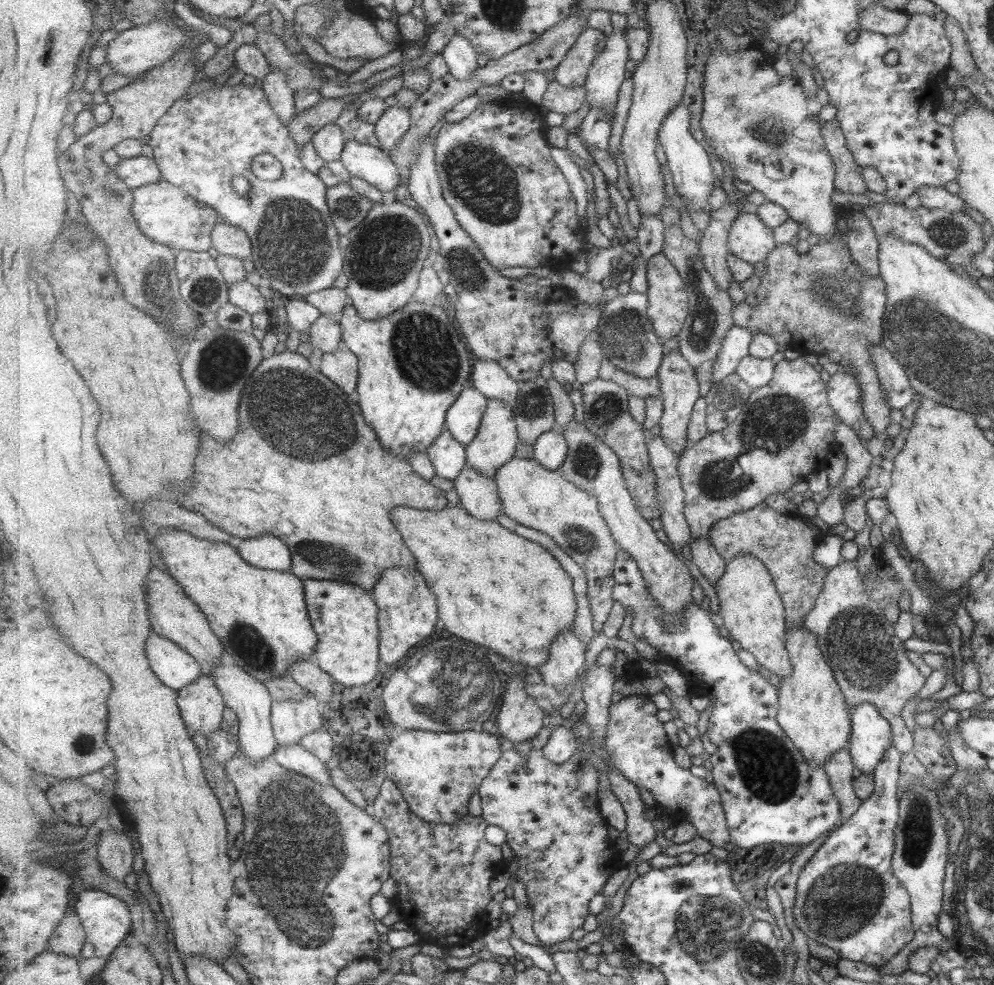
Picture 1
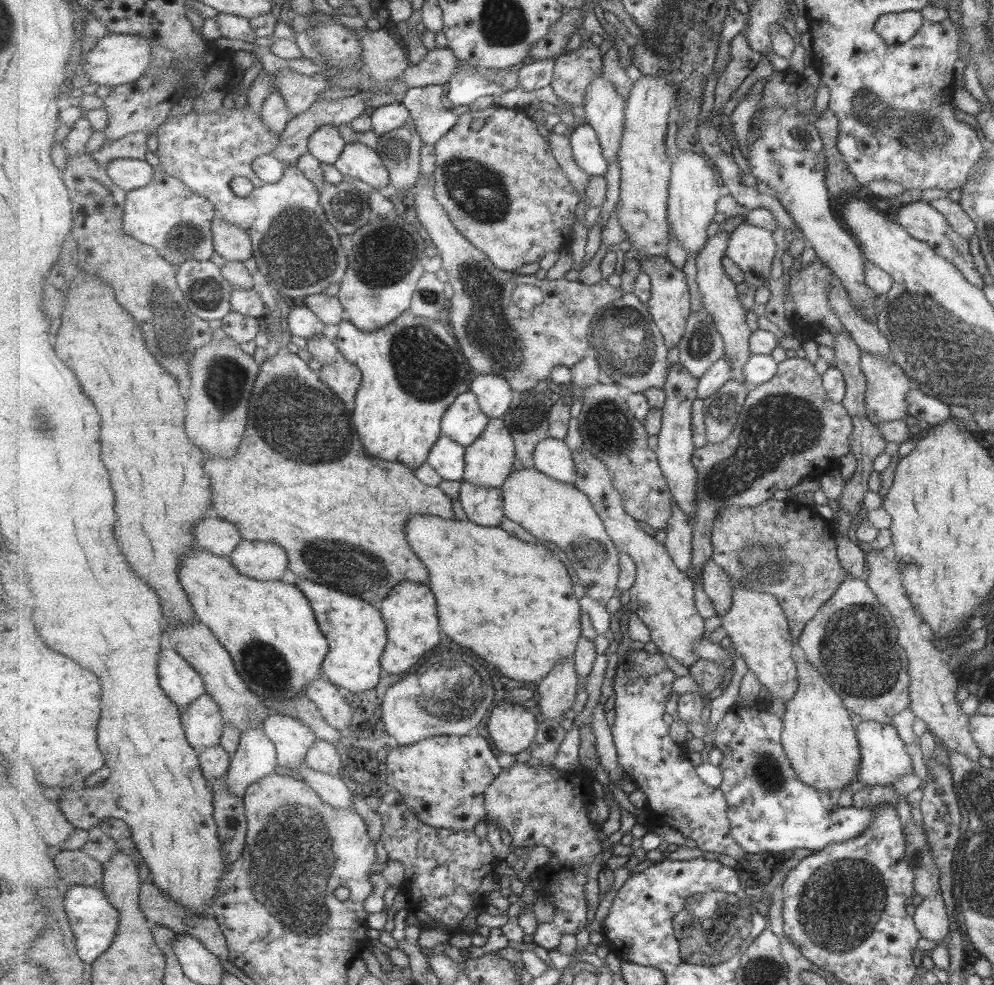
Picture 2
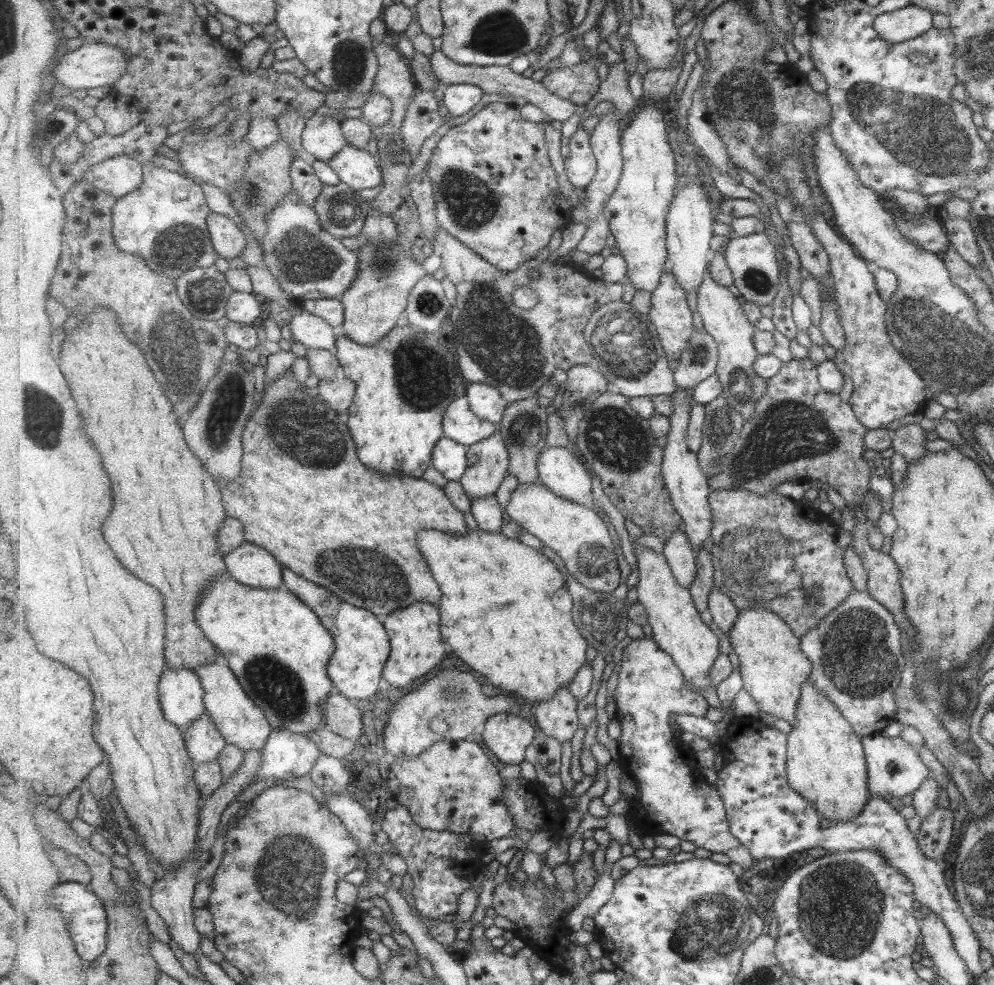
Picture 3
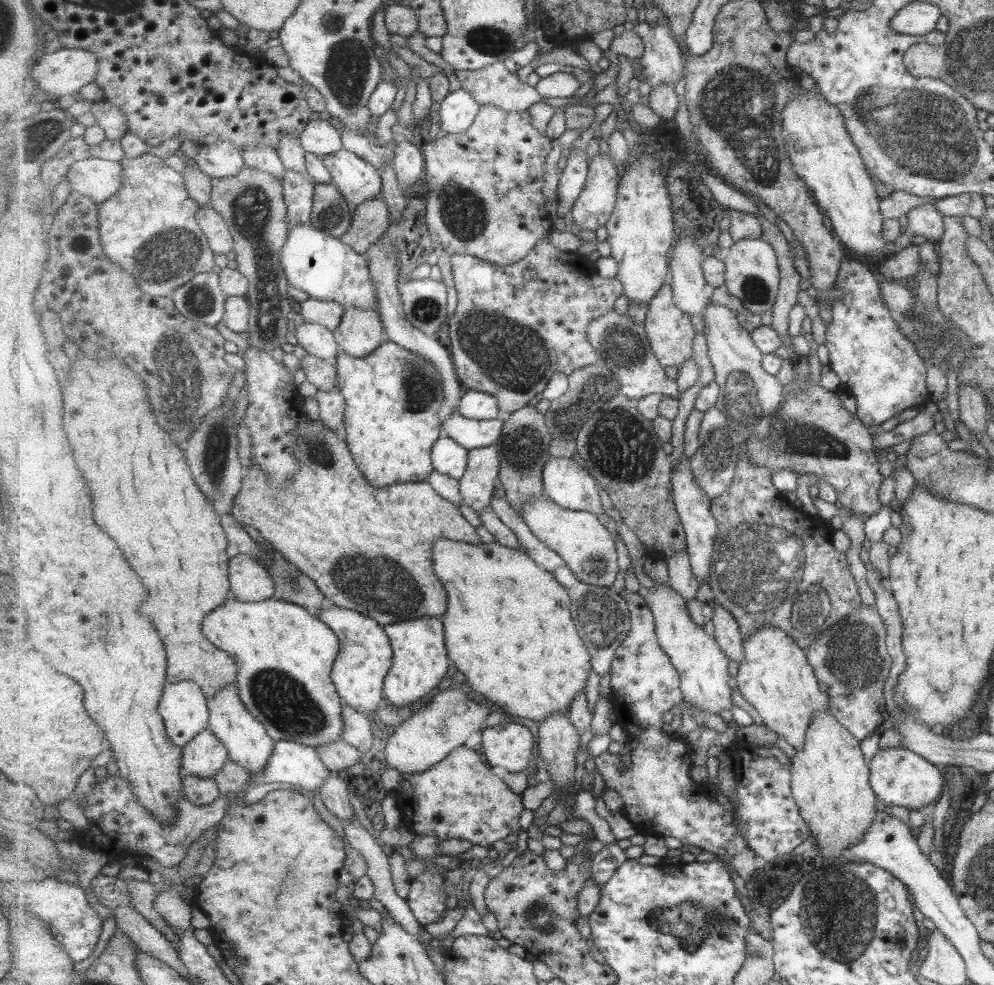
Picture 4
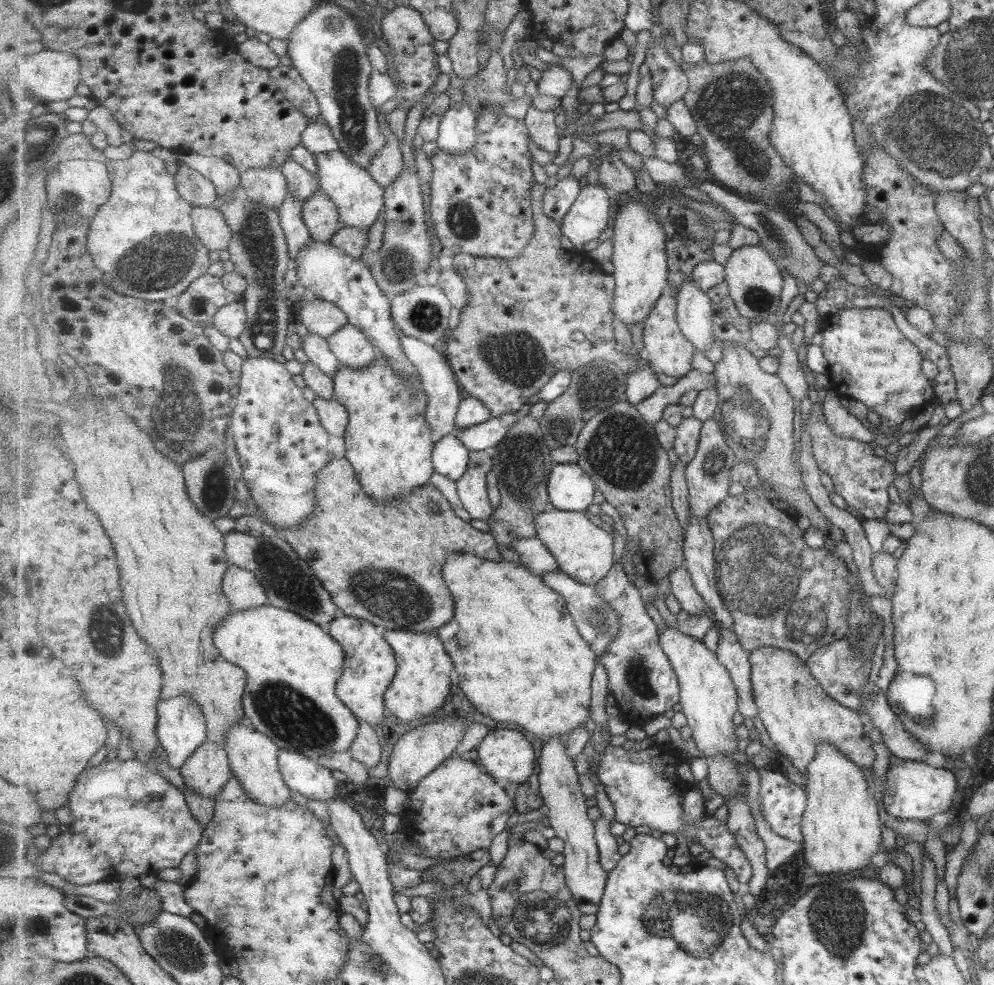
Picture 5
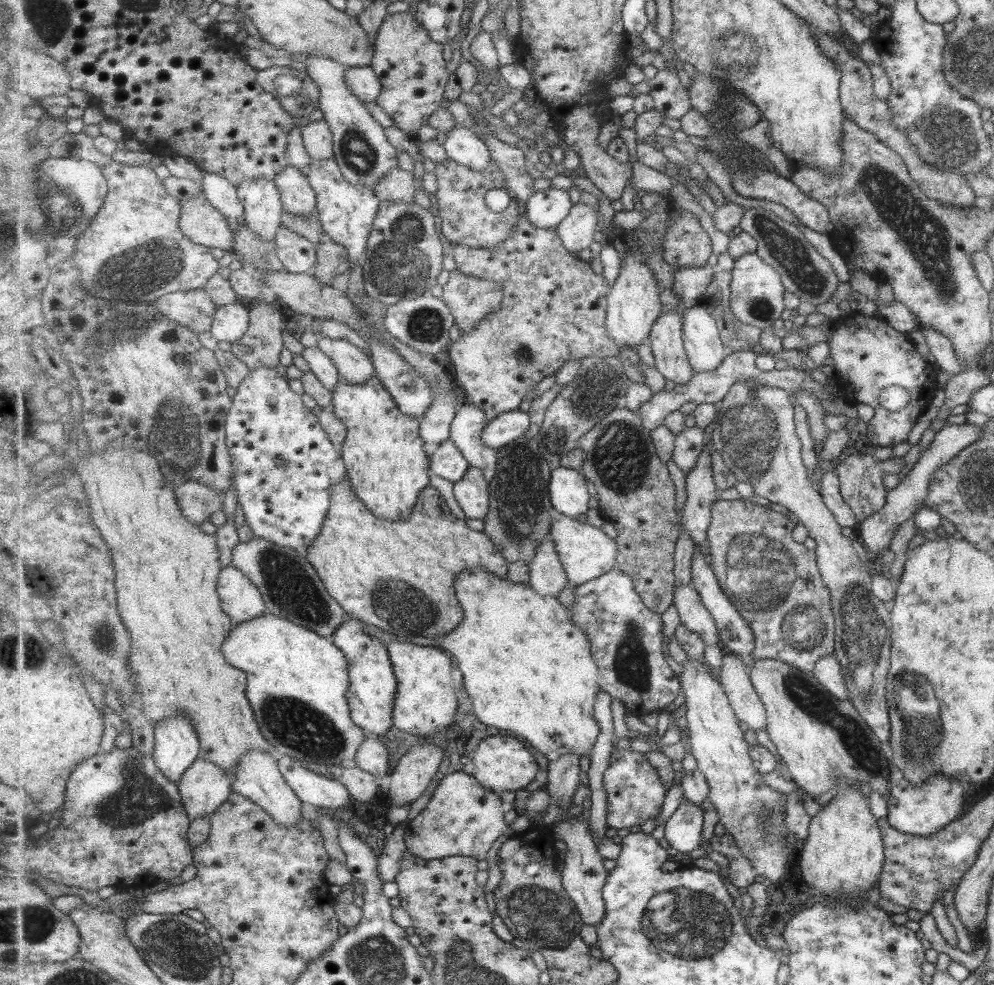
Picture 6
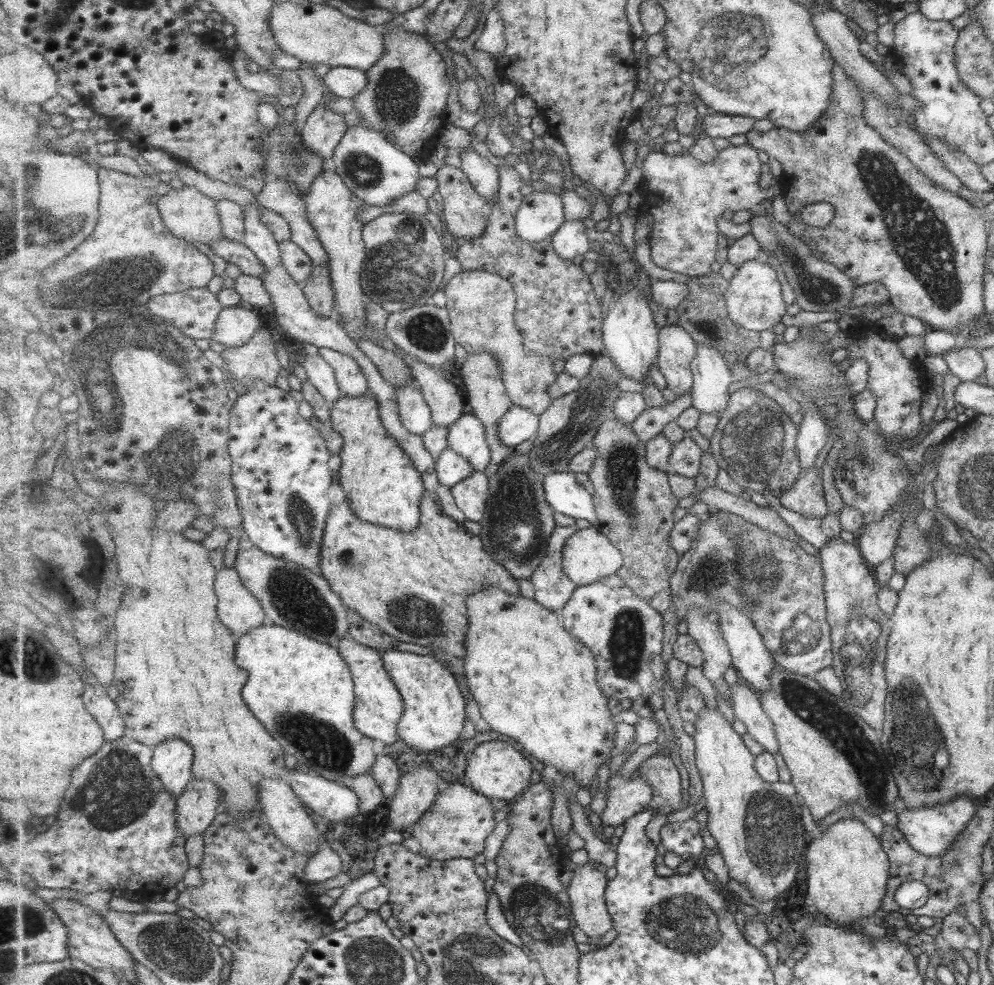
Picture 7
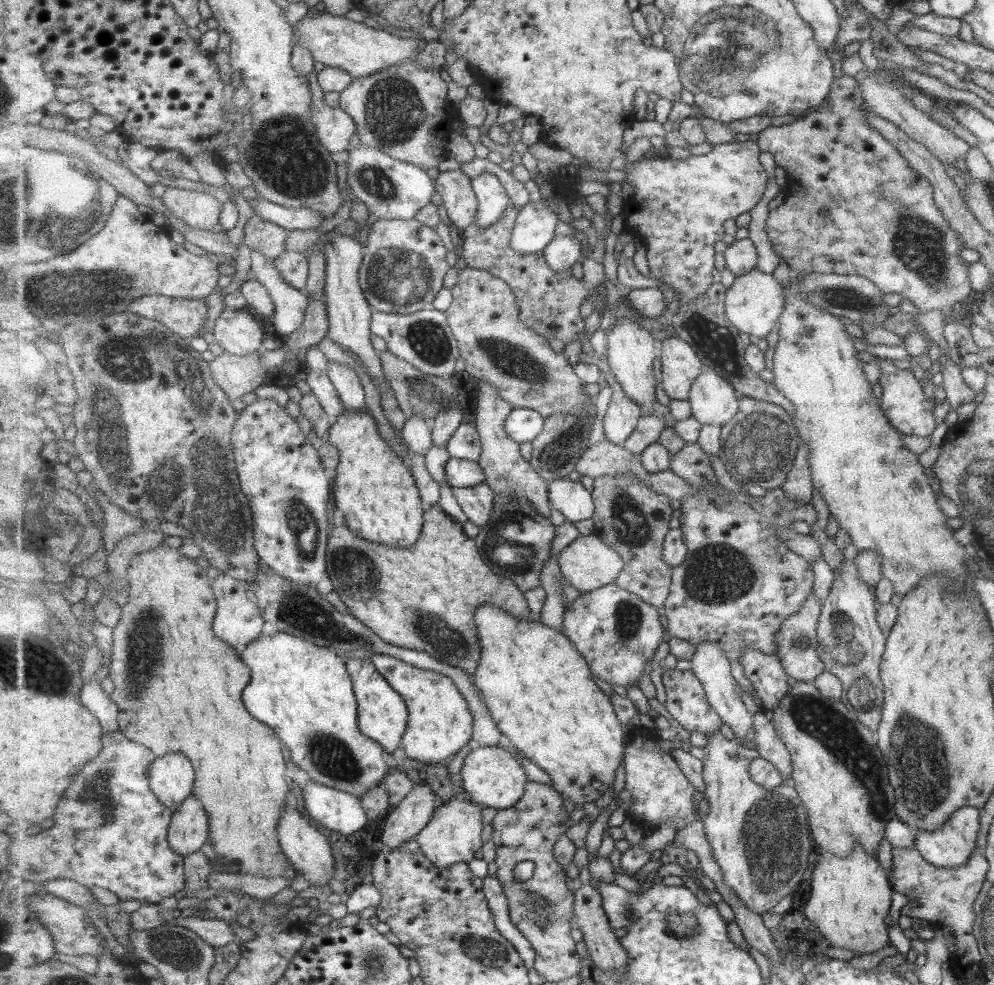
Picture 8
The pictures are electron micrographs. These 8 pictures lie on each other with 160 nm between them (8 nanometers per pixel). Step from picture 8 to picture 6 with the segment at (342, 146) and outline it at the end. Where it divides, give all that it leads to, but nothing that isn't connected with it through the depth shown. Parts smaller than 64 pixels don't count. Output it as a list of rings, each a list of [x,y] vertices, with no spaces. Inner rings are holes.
[[[324,120],[309,122],[302,128],[304,146],[313,160],[334,158],[334,135]]]

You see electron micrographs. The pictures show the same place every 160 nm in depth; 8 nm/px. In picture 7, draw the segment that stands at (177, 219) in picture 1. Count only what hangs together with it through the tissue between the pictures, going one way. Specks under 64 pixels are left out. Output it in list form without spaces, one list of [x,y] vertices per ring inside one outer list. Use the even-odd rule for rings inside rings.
[[[98,168],[98,176],[100,179],[100,187],[102,190],[102,197],[100,200],[100,219],[99,226],[96,226],[97,230],[93,232],[93,236],[87,239],[85,243],[76,248],[75,252],[63,257],[61,260],[56,261],[49,267],[44,267],[37,264],[32,259],[32,267],[37,271],[37,280],[40,281],[40,303],[36,304],[41,310],[47,311],[58,307],[59,309],[75,309],[77,306],[81,308],[92,308],[93,310],[117,310],[120,306],[141,306],[141,304],[147,305],[150,298],[165,294],[183,293],[184,291],[190,291],[191,289],[207,288],[209,282],[215,278],[215,264],[207,258],[205,254],[201,254],[195,246],[191,246],[185,239],[179,239],[177,235],[174,235],[168,228],[163,217],[161,210],[158,209],[157,203],[151,205],[149,203],[149,197],[152,194],[162,197],[164,194],[171,192],[174,188],[171,185],[161,182],[156,176],[147,176],[145,179],[137,179],[129,174],[124,174],[115,170]]]

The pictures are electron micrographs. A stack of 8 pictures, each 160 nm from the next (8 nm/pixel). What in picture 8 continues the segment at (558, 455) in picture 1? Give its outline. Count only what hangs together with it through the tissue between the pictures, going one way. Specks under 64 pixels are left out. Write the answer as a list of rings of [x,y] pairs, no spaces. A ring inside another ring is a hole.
[[[560,478],[549,485],[552,506],[559,510],[566,520],[573,523],[594,517],[594,495],[586,490],[581,482]]]

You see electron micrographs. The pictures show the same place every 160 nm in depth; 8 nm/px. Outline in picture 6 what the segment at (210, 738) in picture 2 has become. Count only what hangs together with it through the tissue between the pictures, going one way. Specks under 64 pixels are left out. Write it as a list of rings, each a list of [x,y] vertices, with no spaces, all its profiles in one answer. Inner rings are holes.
[[[199,758],[178,783],[190,820],[211,816],[231,796],[233,777],[205,758]]]

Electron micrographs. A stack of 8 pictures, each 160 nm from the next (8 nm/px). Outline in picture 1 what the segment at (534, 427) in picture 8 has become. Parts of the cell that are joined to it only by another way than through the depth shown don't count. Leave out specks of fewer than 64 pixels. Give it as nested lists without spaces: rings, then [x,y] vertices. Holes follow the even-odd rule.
[[[465,390],[447,413],[446,428],[465,446],[478,436],[488,398],[477,390]]]

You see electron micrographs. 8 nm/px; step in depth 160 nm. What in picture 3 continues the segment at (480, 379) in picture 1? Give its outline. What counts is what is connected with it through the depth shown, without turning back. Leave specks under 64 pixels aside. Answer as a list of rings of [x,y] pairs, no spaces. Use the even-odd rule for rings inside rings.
[[[471,383],[468,384],[465,395],[468,398],[471,410],[479,418],[487,419],[498,425],[503,420],[509,404],[495,387],[487,384]]]

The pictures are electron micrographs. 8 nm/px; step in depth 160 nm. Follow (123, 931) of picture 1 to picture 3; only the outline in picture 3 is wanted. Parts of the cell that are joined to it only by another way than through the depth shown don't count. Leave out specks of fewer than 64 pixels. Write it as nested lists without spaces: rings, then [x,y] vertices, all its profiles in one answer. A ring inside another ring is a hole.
[[[77,882],[59,884],[50,892],[48,898],[50,906],[63,913],[79,956],[91,962],[101,957],[106,952],[108,945],[109,918],[101,900],[89,886]]]

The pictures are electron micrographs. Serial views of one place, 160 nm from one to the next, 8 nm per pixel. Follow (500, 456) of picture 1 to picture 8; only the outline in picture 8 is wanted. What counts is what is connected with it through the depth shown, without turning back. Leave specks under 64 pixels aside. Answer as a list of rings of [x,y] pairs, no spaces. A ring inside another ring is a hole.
[[[486,482],[471,488],[454,487],[454,493],[470,522],[479,528],[489,524],[497,494]]]

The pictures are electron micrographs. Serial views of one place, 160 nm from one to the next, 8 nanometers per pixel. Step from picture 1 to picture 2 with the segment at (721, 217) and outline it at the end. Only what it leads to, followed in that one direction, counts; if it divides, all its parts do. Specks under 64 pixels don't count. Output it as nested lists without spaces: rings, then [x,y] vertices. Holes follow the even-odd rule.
[[[724,230],[719,231],[707,247],[697,256],[697,275],[696,282],[699,292],[702,295],[701,301],[704,309],[714,318],[717,330],[721,333],[725,343],[725,355],[730,359],[730,375],[732,379],[739,380],[739,383],[746,383],[744,375],[745,365],[751,360],[751,337],[754,330],[748,325],[748,309],[742,303],[742,299],[737,292],[737,286],[723,266],[723,259],[727,257],[730,238]]]

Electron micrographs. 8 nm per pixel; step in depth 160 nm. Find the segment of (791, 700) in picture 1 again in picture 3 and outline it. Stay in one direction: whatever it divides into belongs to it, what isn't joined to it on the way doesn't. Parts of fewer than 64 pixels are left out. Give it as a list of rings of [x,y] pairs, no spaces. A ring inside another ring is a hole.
[[[808,680],[802,688],[797,714],[797,725],[788,734],[788,777],[790,785],[799,794],[810,799],[814,807],[831,824],[846,822],[857,816],[866,805],[868,774],[865,772],[866,756],[863,756],[859,736],[843,719],[838,707]]]

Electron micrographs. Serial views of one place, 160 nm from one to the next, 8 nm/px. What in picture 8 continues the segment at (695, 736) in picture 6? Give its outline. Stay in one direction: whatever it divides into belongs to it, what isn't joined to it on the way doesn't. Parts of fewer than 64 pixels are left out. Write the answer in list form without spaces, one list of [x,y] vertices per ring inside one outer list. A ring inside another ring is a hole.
[[[719,731],[706,736],[707,758],[703,765],[703,780],[710,810],[703,819],[705,832],[725,882],[738,894],[743,904],[753,912],[764,915],[773,910],[785,896],[795,892],[803,882],[807,868],[811,866],[811,854],[815,854],[817,848],[812,833],[811,813],[794,785],[784,783],[772,791],[751,780],[749,764],[759,755],[757,747],[749,749],[739,740],[727,740]]]

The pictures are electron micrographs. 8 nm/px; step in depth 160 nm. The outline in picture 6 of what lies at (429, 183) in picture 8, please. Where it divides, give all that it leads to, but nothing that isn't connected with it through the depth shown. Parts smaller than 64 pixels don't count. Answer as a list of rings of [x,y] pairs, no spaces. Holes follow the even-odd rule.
[[[309,54],[301,59],[307,66],[308,75],[320,88],[320,110],[334,135],[334,159],[339,164],[339,169],[355,186],[373,188],[383,177],[387,177],[393,169],[399,167],[398,149],[391,146],[382,124],[371,115],[366,104],[355,97],[350,86],[347,86],[346,70],[349,66],[334,58],[317,54]]]

